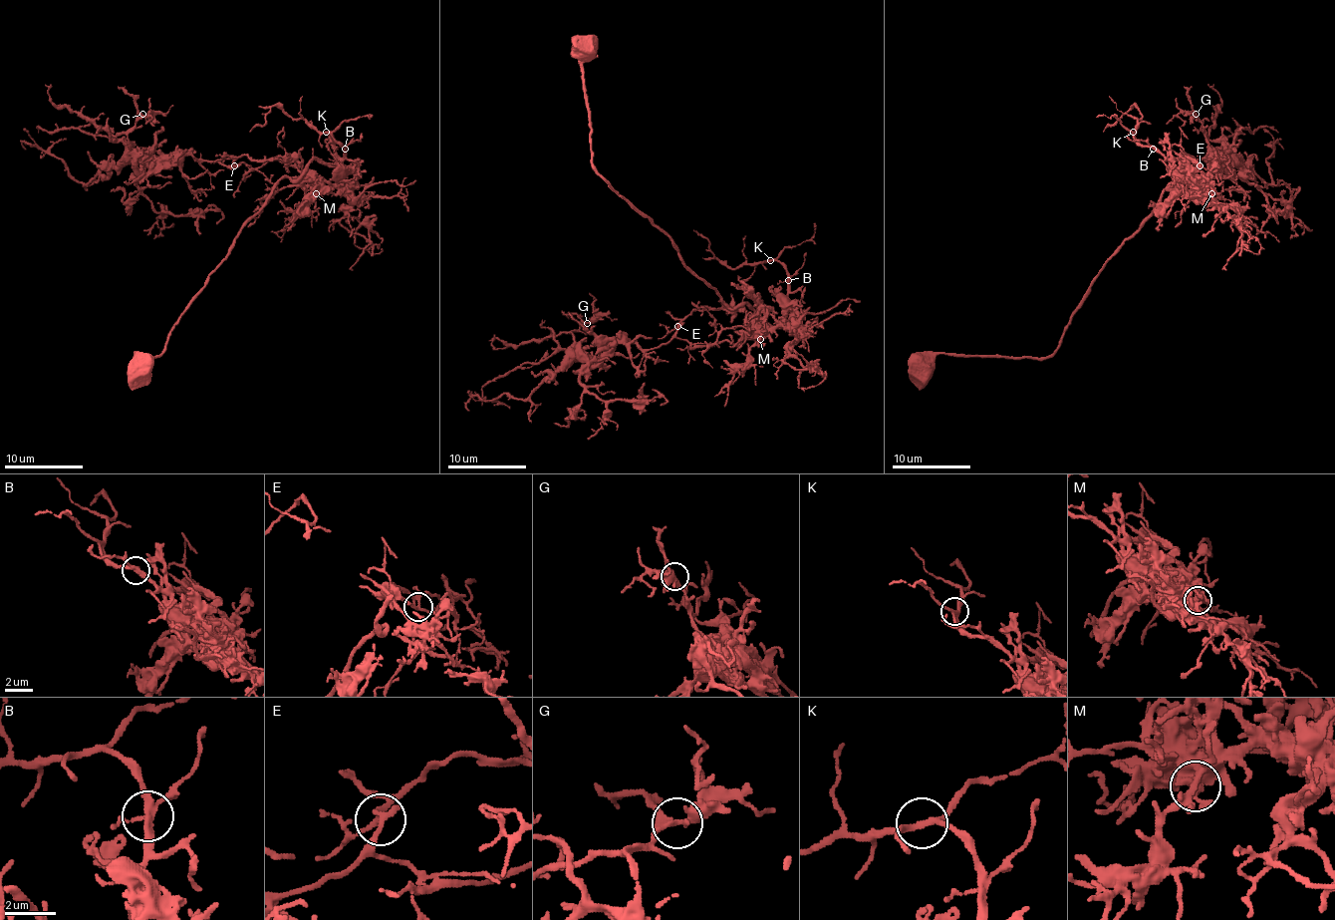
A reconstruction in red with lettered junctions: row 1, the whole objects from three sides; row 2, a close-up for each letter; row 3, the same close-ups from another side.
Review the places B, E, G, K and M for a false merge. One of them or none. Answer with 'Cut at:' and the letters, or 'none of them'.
Cut at: E

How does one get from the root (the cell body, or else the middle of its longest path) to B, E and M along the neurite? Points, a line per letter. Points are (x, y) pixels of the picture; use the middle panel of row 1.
B: (581, 45), (593, 167), (732, 309), (746, 303), (782, 327), (790, 317), (788, 279)
E: (581, 45), (593, 167), (732, 309), (746, 303), (776, 327), (788, 319), (699, 307), (677, 327)
M: (581, 45), (593, 167), (671, 240), (681, 262), (732, 309), (746, 303), (776, 327), (788, 319), (760, 339)

